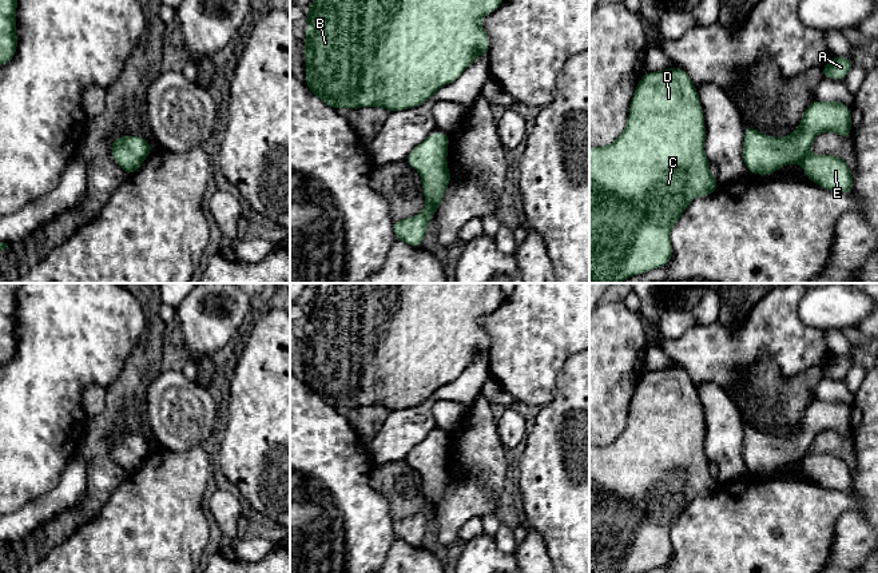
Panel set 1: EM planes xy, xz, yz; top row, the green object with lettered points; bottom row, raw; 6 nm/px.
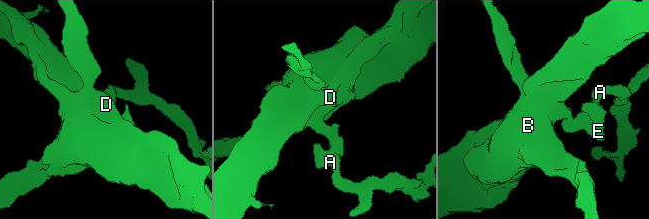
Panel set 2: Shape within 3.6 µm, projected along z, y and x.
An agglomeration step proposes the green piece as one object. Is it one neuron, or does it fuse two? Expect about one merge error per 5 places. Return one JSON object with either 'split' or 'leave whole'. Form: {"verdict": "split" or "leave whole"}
{"verdict": "leave whole"}

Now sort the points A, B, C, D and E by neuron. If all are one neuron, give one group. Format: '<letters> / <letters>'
A B C D E

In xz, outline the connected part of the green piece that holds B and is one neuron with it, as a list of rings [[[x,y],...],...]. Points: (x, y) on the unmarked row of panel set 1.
[[[319,283],[317,297],[306,314],[306,385],[325,403],[337,409],[384,406],[390,411],[409,409],[421,405],[430,398],[440,387],[457,379],[462,371],[476,359],[478,354],[489,350],[489,337],[481,326],[480,318],[494,311],[505,299],[500,283]]]

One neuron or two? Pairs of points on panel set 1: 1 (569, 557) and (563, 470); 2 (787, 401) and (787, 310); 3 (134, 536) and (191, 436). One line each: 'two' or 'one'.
1: one
2: two
3: two

